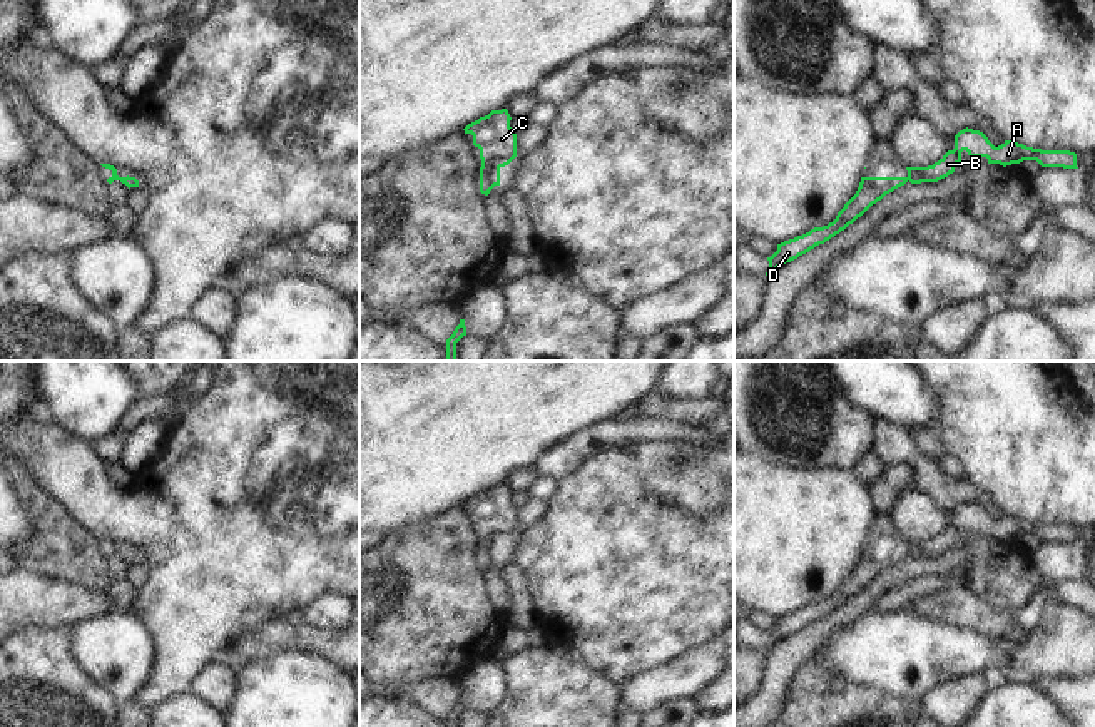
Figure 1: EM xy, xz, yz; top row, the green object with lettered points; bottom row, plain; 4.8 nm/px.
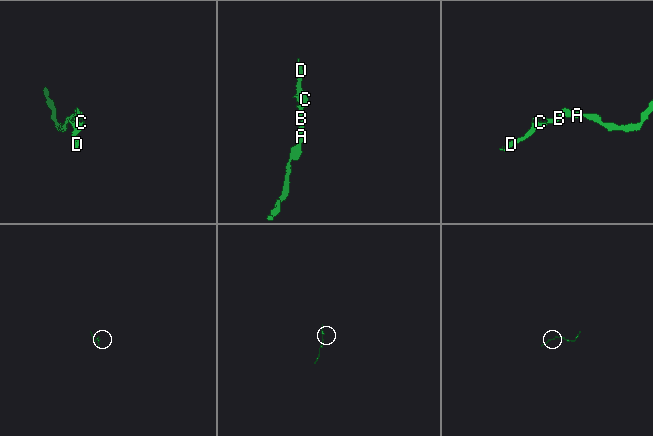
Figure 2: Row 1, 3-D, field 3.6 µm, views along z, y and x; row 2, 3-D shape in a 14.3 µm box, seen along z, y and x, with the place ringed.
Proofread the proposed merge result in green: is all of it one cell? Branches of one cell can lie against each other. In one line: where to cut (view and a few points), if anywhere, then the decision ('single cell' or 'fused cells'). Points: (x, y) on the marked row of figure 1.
no cut; single cell

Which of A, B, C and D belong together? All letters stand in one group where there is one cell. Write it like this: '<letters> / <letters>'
A B C D

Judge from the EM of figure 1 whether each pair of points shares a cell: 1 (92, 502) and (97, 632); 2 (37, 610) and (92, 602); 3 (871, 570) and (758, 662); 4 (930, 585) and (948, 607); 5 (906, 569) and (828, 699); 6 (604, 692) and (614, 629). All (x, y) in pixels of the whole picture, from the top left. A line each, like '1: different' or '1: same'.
1: different
2: same
3: different
4: different
5: different
6: different

